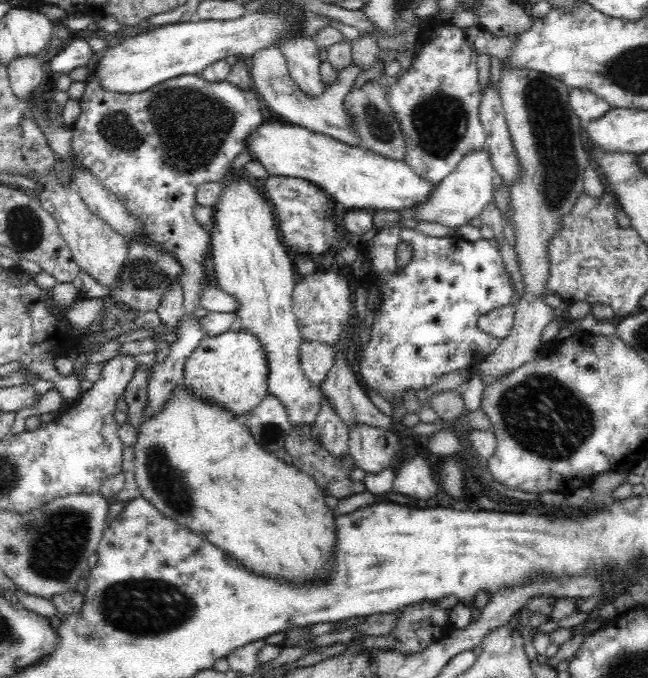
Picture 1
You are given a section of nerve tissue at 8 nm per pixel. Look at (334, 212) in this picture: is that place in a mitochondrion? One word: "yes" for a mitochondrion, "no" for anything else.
no

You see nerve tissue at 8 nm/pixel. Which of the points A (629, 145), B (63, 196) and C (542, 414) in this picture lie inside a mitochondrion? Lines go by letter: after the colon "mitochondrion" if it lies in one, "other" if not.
A: other
B: other
C: mitochondrion

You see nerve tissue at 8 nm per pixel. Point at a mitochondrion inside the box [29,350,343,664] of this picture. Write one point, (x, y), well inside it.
(140, 606)

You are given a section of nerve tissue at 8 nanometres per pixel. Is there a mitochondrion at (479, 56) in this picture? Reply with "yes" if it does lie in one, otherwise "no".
no

